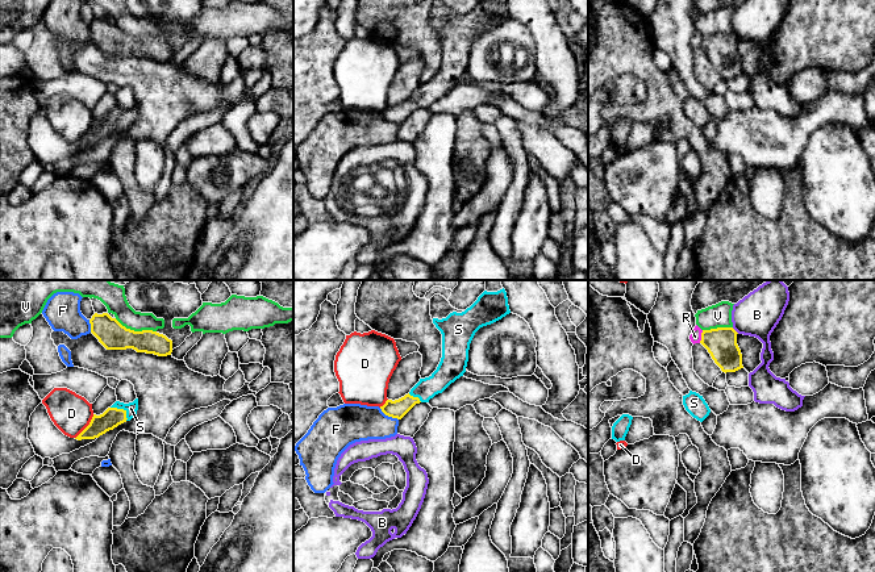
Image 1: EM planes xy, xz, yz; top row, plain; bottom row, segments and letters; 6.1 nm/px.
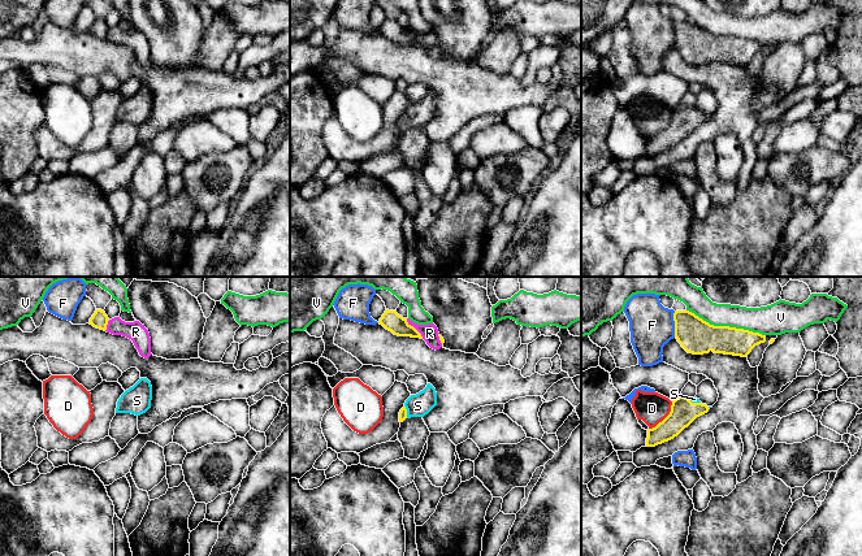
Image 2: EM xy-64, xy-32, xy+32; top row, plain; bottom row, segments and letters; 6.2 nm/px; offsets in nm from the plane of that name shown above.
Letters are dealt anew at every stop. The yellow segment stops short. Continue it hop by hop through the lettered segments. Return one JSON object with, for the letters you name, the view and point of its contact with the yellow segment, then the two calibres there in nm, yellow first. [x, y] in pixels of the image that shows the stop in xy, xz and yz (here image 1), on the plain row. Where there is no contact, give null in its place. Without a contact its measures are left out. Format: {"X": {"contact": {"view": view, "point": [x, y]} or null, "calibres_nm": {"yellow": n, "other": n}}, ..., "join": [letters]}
{"S": {"contact": {"view": "xy", "point": [121, 115]}, "calibres_nm": {"yellow": 120, "other": 70}}, "join": ["S"]}

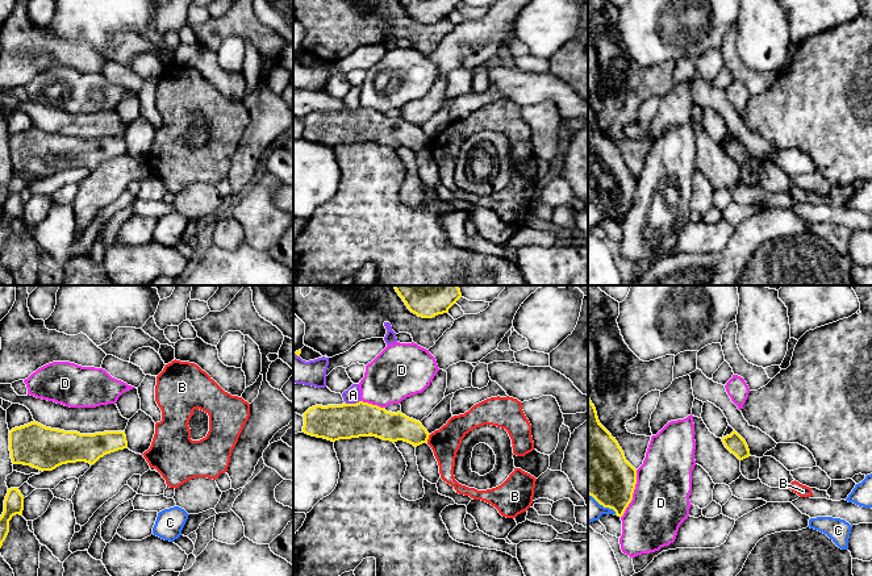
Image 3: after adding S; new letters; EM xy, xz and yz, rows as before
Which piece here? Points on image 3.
{"join": []}

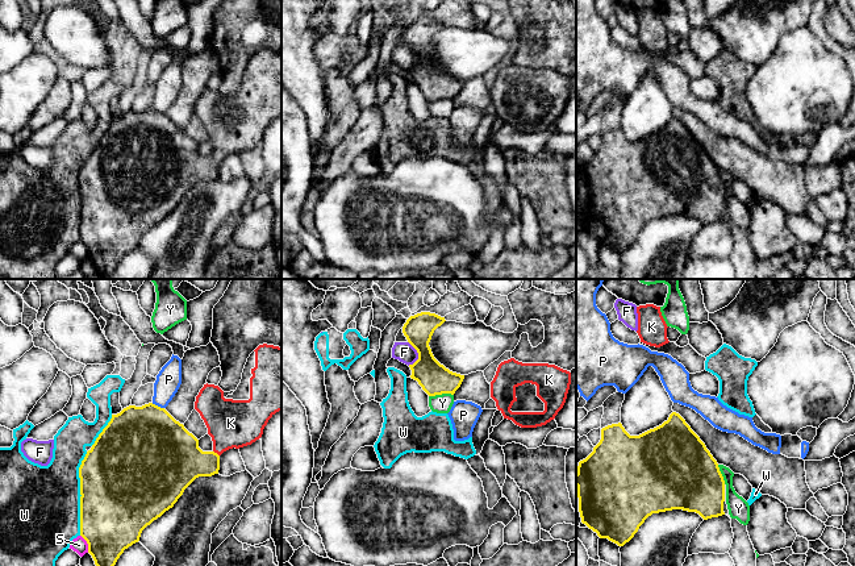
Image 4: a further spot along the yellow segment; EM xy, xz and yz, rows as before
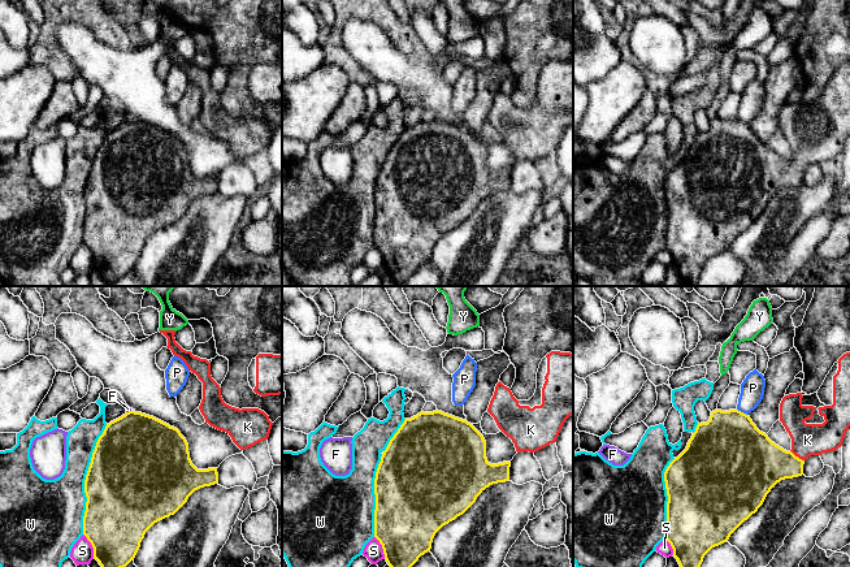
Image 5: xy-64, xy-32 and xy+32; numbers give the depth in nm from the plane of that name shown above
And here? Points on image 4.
{"K": {"contact": {"view": "xy", "point": [216, 158]}, "calibres_nm": {"yellow": 320, "other": 280}}, "join": ["K"]}

